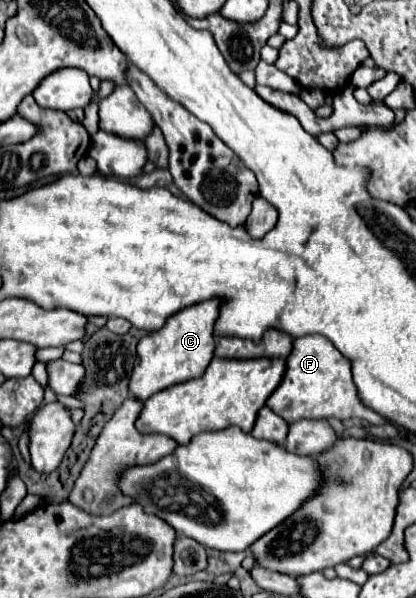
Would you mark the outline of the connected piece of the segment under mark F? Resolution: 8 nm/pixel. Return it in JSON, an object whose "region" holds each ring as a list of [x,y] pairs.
{"region":[[[307,335],[293,341],[293,349],[287,357],[285,375],[281,385],[267,399],[267,407],[273,409],[281,419],[289,425],[297,419],[329,419],[331,415],[337,419],[361,417],[373,425],[385,425],[387,421],[369,411],[357,397],[357,389],[351,379],[351,363],[343,357],[327,337]]]}

